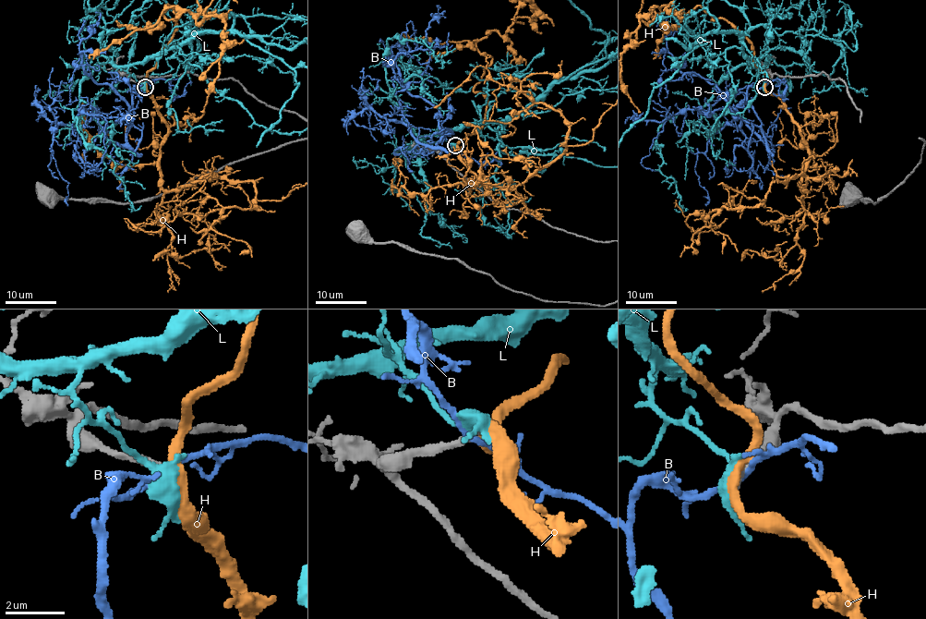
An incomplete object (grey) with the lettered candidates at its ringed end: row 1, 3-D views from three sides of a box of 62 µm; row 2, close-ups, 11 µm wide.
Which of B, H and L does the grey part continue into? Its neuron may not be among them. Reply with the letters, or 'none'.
H

